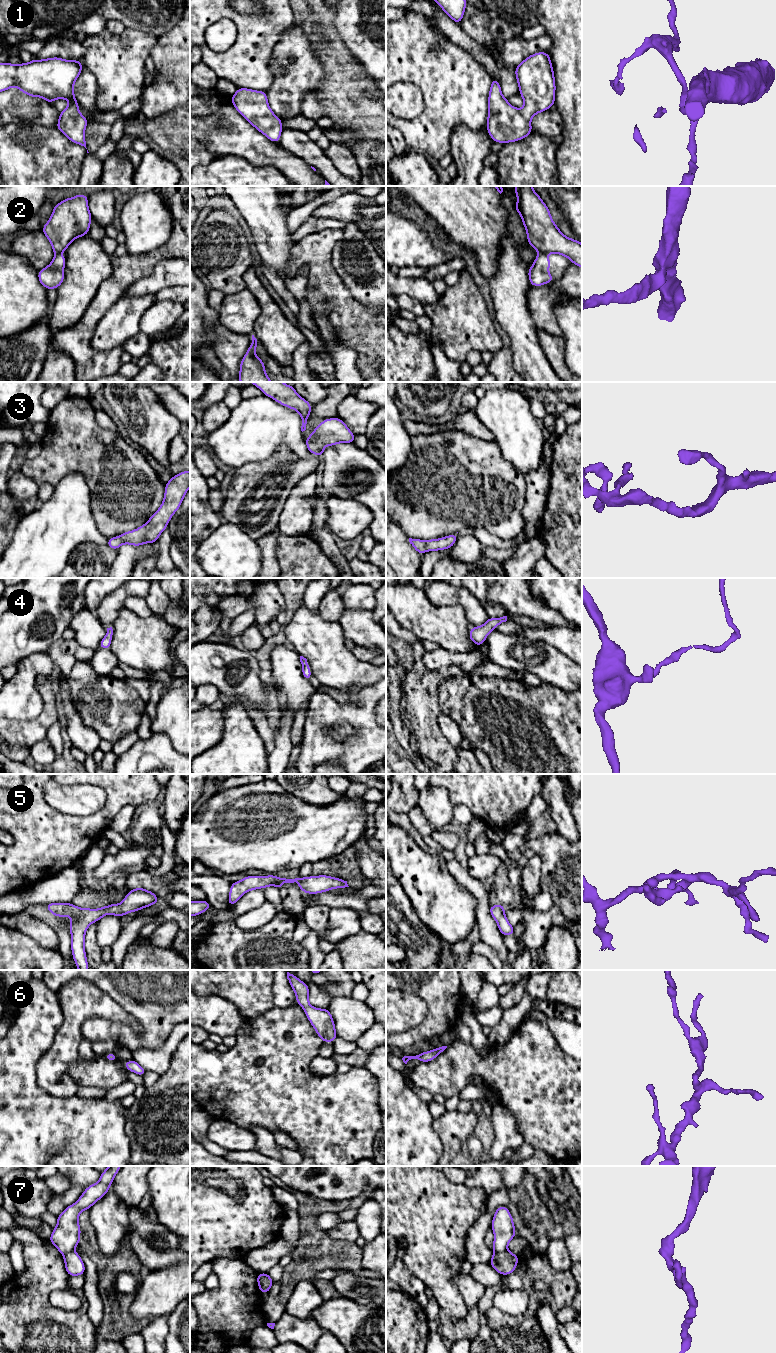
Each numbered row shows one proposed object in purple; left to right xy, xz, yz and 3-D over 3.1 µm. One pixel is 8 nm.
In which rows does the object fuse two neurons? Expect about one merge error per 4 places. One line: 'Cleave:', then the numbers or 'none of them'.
Cleave: 2, 7

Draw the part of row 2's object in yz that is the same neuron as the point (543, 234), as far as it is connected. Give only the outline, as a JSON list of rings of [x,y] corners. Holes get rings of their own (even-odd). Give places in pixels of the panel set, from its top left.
[[[515,186],[515,195],[518,197],[515,209],[526,229],[527,242],[538,253],[560,254],[582,268],[582,244],[559,230],[547,205],[533,187]]]

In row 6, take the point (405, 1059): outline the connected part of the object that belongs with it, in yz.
[[[442,1046],[442,1047],[427,1051],[427,1052],[422,1052],[416,1056],[404,1056],[402,1058],[402,1060],[405,1064],[407,1064],[407,1062],[411,1059],[417,1059],[420,1062],[422,1062],[422,1061],[423,1062],[430,1062],[433,1059],[435,1059],[437,1056],[439,1056],[446,1048],[447,1048],[447,1046]]]

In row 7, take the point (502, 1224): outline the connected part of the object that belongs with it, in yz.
[[[506,1206],[496,1209],[490,1226],[494,1233],[493,1253],[507,1251],[509,1242],[515,1237],[513,1217]]]

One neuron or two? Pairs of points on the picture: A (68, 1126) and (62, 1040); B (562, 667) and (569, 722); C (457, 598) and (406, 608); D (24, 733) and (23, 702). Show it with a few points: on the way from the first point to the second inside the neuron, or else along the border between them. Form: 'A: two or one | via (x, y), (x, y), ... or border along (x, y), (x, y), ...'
A: two | border along (44, 1089), (60, 1097), (75, 1094)
B: two | border along (543, 682), (571, 692)
C: two | border along (423, 590), (427, 599), (432, 604), (454, 605)
D: two | border along (43, 706), (43, 709), (32, 719), (10, 720)

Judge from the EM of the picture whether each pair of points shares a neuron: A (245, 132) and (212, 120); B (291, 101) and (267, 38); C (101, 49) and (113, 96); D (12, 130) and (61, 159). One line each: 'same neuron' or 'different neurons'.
A: same neuron
B: different neurons
C: same neuron
D: same neuron

